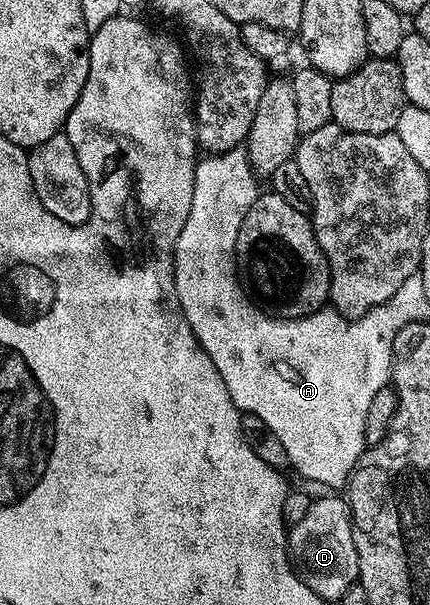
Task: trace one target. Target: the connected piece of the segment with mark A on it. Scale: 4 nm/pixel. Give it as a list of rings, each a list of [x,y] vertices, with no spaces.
[[[244,148],[228,149],[225,153],[205,155],[198,160],[195,171],[195,187],[191,195],[191,211],[187,215],[187,223],[183,223],[183,231],[179,231],[179,239],[175,243],[175,251],[173,252],[173,278],[177,284],[177,298],[191,331],[199,339],[203,351],[207,351],[207,355],[211,355],[211,363],[215,363],[215,371],[219,371],[219,375],[223,375],[223,383],[227,383],[227,395],[231,395],[235,407],[240,409],[242,414],[260,419],[273,432],[275,439],[279,439],[279,443],[283,443],[283,451],[287,451],[287,459],[292,472],[297,472],[299,476],[306,477],[307,480],[314,481],[317,485],[330,485],[333,488],[330,490],[337,491],[340,490],[337,489],[340,485],[342,488],[348,482],[358,461],[361,460],[361,454],[367,448],[365,443],[367,411],[371,407],[371,399],[375,399],[378,391],[390,384],[393,371],[393,345],[369,345],[369,341],[349,341],[349,333],[345,331],[346,318],[338,316],[333,311],[312,313],[306,317],[279,318],[270,315],[264,308],[255,304],[254,298],[247,292],[239,272],[237,240],[239,239],[239,231],[243,227],[243,219],[247,219],[247,211],[251,211],[251,207],[259,195],[257,182],[259,182],[259,177],[254,172],[253,165]]]

